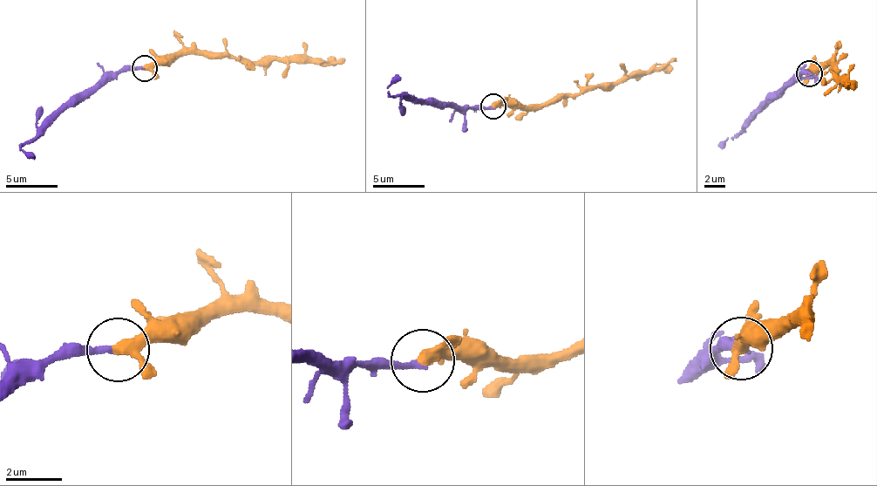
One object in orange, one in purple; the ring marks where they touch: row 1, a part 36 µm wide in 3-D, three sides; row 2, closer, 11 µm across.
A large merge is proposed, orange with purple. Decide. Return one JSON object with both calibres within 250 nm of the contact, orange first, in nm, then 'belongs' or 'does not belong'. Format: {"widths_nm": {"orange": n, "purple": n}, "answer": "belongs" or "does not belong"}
{"widths_nm": {"orange": 360, "purple": 200}, "answer": "belongs"}

